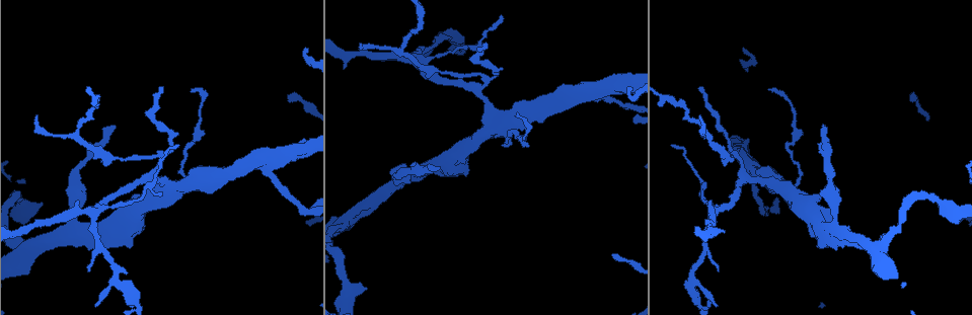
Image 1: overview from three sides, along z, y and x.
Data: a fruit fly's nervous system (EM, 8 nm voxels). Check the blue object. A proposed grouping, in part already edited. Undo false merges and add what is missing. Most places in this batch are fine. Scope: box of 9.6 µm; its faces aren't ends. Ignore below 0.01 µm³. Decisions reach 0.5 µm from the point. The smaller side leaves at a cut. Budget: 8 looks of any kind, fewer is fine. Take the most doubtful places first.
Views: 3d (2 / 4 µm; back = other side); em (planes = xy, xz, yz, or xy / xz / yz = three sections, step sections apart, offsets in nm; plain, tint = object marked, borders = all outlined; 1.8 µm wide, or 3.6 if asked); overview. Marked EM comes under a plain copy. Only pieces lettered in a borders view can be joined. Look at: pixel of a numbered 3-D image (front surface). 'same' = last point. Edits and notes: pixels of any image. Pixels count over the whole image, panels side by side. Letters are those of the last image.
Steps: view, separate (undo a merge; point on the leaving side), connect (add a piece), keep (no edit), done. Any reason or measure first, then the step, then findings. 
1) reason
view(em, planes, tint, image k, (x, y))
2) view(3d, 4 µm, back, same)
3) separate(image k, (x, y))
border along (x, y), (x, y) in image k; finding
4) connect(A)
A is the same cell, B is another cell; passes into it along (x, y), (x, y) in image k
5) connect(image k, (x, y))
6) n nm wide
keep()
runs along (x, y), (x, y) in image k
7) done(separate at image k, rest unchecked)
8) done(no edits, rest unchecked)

view(3d, 4 µm, image 1, (346, 224))

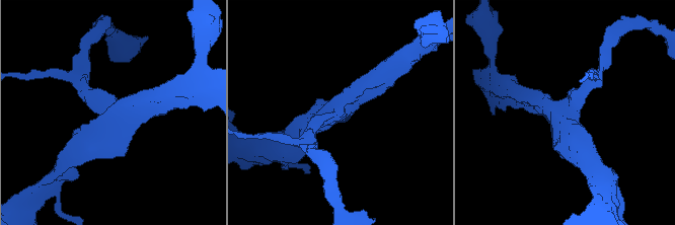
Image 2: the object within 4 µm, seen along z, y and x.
view(em, 3.6 µm, xy, step 8, tint, image 2, (110, 118))

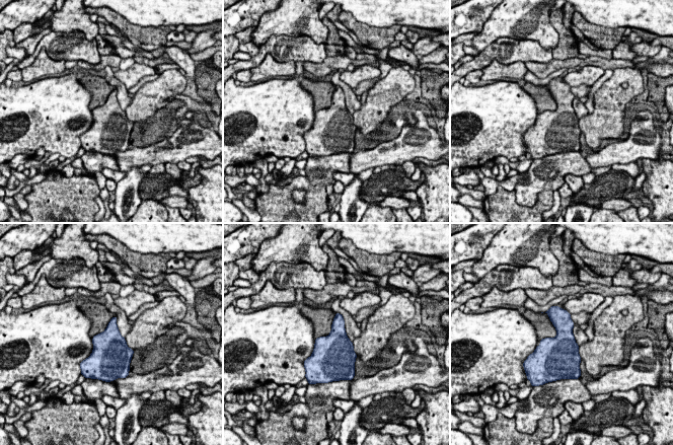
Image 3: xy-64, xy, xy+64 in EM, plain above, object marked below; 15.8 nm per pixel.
view(em, 3.6 µm, planes, borders, same)

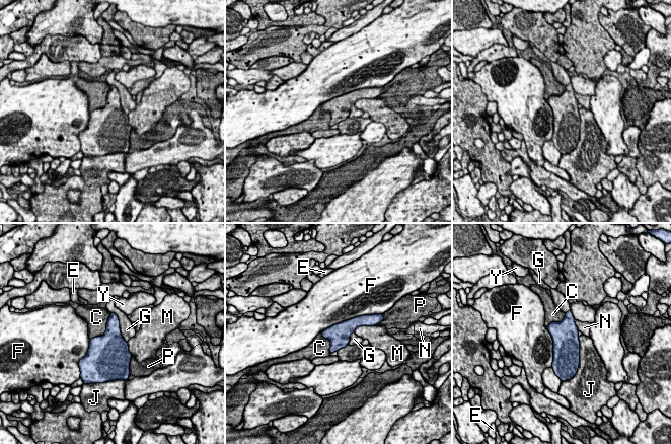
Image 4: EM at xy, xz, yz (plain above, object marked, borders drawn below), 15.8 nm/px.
keep()
C, E, F, G, J, M, N, P and Y are other cells; border along (110, 313), (106, 330), (90, 339) in image 4; one cell here

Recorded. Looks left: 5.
free end
view(em, planes, borders, image 1, (825, 128))

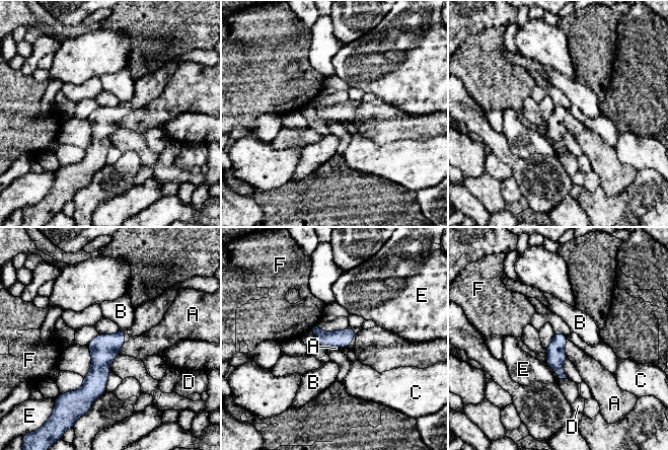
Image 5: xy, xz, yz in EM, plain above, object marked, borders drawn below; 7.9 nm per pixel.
keep()
A, B, C, D, E and F are other cells; border along (568, 340), (565, 346), (566, 358) in image 5; none of them fits

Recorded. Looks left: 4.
four or more arms meet
view(3d, 4 µm, image 1, (717, 209))

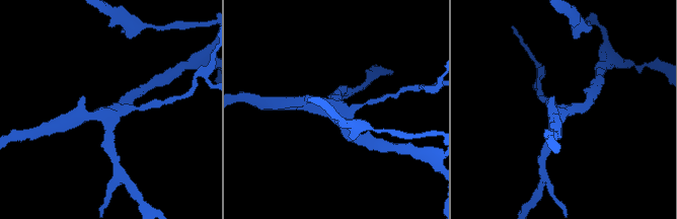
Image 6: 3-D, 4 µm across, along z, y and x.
4 arms; now the EM
view(em, planes, tint, image 6, (108, 113))

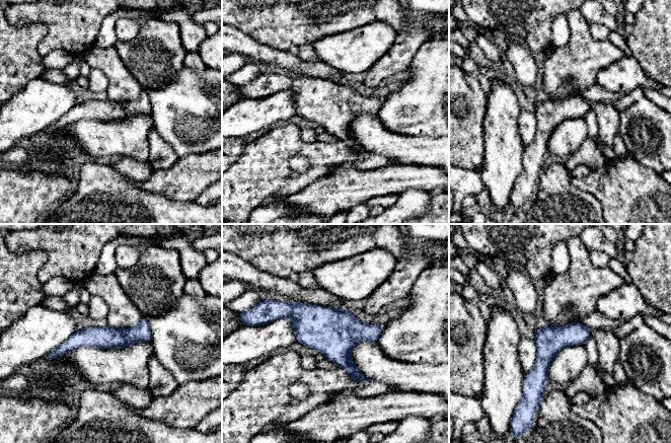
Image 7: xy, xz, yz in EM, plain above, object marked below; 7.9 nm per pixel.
what lies round it
view(em, planes, borders, same)

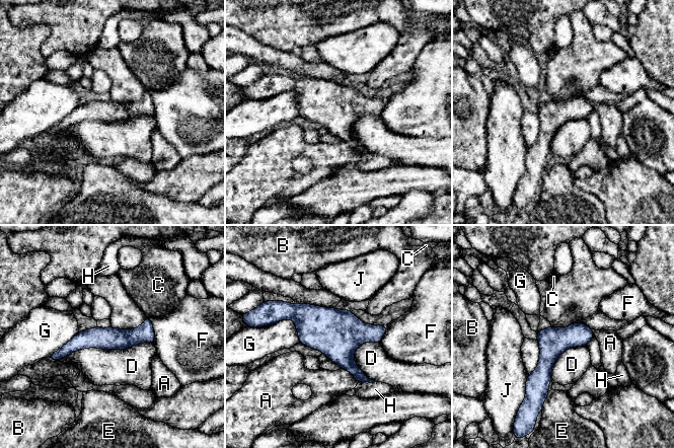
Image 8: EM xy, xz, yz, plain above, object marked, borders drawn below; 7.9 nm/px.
keep()
A, B, C, D, E, F, G, H and J are other cells; runs along (149, 322), (54, 357) in image 8; all the same cell

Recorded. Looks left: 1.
done(no edits, rest unchecked)

